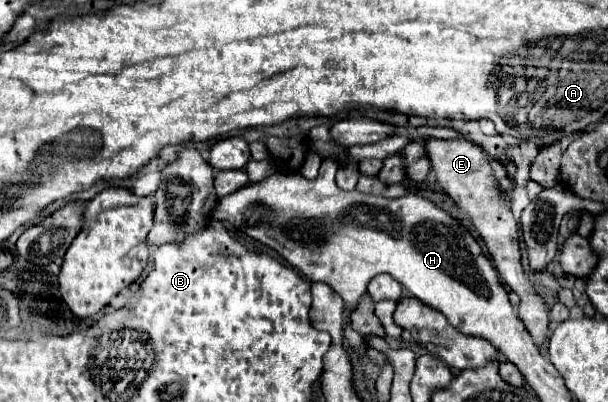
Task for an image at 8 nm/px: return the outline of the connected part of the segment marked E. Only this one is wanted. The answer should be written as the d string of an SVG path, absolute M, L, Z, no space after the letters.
M424 139L426 155L430 159L432 171L436 173L436 179L444 193L448 193L462 211L468 213L472 219L478 235L484 239L490 257L506 285L520 297L518 305L518 317L524 321L526 329L530 331L534 343L542 347L548 341L548 307L544 303L544 297L536 291L536 287L530 283L524 267L522 267L522 255L520 255L520 241L518 241L518 227L516 219L510 209L510 201L500 193L498 181L494 177L494 171L484 157L482 149L468 141L468 139Z

